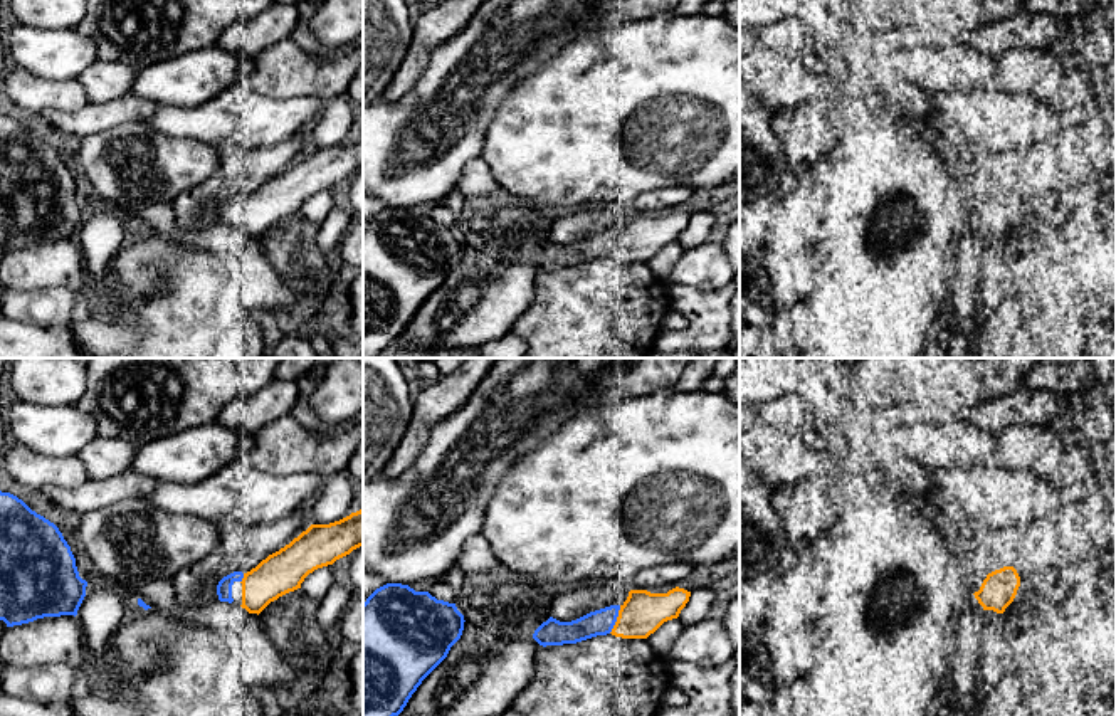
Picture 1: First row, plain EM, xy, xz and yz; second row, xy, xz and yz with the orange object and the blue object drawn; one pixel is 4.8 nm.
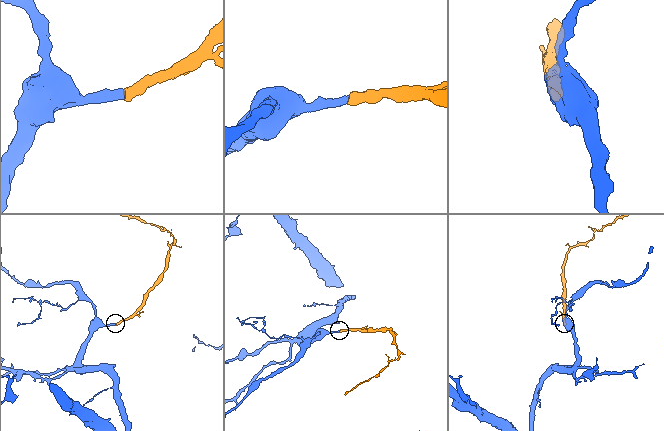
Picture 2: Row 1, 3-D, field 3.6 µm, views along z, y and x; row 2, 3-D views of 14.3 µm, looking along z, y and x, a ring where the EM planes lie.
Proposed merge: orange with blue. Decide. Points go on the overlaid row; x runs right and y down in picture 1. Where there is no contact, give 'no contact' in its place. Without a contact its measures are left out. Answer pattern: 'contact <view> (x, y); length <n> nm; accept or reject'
contact xz (617, 619); length 150 nm; accept

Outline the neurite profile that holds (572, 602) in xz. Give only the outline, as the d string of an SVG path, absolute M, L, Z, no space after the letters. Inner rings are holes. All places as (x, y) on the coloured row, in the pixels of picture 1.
M612 582L600 587L556 588L550 617L560 622L571 622L617 600L627 600L629 592L627 587Z

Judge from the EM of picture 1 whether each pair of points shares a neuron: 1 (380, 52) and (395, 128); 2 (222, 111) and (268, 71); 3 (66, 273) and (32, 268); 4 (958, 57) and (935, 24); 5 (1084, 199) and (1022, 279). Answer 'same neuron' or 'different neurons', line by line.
1: different neurons
2: different neurons
3: same neuron
4: different neurons
5: same neuron

